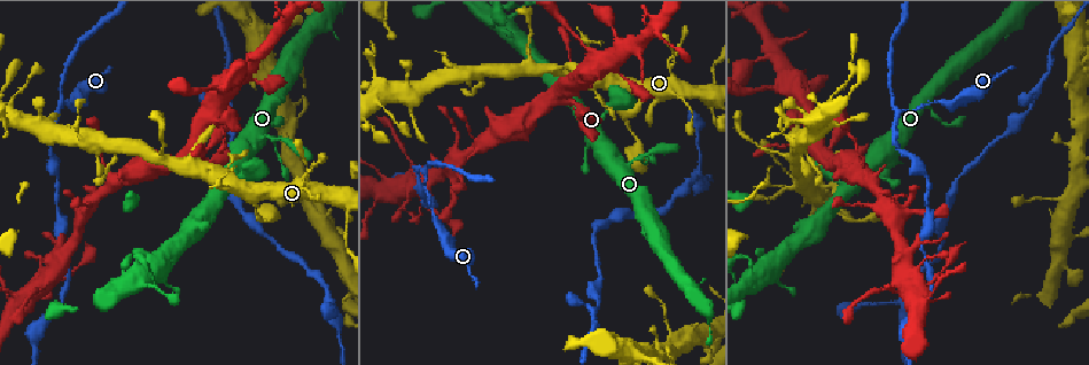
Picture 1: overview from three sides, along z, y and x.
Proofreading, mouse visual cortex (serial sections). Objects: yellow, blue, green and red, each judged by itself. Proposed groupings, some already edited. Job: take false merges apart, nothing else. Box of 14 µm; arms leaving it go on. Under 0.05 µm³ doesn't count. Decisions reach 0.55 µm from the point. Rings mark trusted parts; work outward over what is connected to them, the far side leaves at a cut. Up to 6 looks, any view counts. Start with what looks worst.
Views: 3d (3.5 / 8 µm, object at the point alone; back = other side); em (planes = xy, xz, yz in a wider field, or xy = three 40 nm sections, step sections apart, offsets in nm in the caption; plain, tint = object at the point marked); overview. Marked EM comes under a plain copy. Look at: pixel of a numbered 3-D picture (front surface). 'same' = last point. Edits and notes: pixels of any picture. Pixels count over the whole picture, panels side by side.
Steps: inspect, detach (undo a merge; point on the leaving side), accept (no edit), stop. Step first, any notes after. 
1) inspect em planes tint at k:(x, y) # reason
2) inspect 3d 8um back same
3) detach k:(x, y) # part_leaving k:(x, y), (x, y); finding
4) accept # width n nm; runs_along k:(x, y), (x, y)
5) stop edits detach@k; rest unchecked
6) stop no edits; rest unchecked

inspect em planes tint at 1:(901, 111) # three-way junction

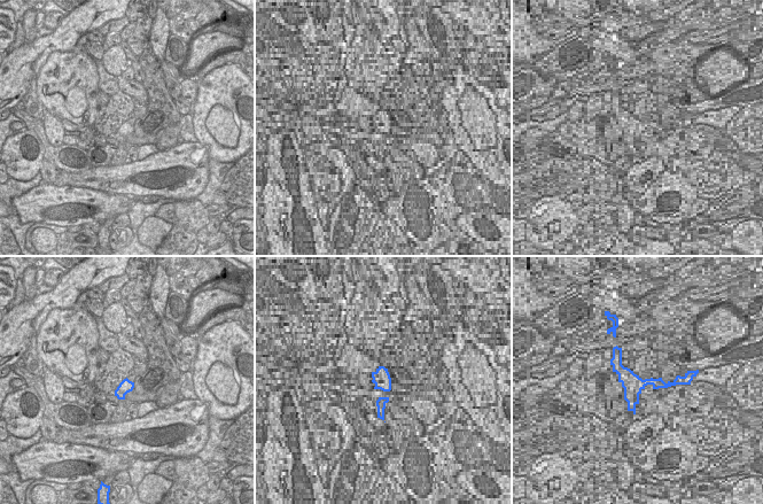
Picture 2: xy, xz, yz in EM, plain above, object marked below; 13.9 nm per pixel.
inspect 3d 3.5um same

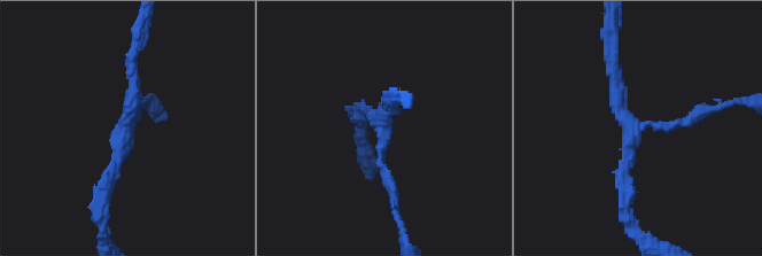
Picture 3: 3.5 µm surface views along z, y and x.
accept # arm_widths 150, 200, 200 nm; runs_along 3:(705, 113), (637, 126), (626, 194); one cell here

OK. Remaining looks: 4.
inspect 3d 3.5um back at 1:(879, 137) # a narrow waist

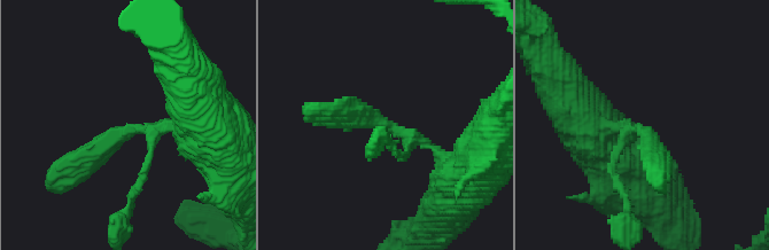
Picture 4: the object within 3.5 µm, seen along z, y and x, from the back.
inspect em xy step 5 tint at 4:(136, 129)

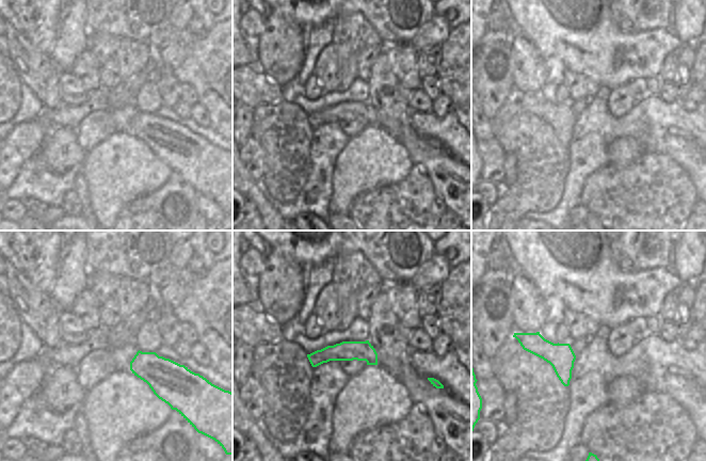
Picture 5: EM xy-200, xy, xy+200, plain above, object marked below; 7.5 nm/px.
accept # width 140 nm; runs_along 4:(468, 180), (429, 145), (327, 112); continuous, no second cell

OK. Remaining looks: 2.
inspect 3d 3.5um at 1:(309, 177) # calibre changes

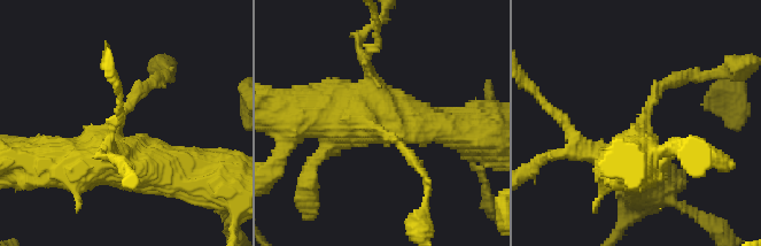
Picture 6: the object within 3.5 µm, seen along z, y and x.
inspect em xy step 3 tint at 6:(376, 131) # arm_widths 150, 600 nm

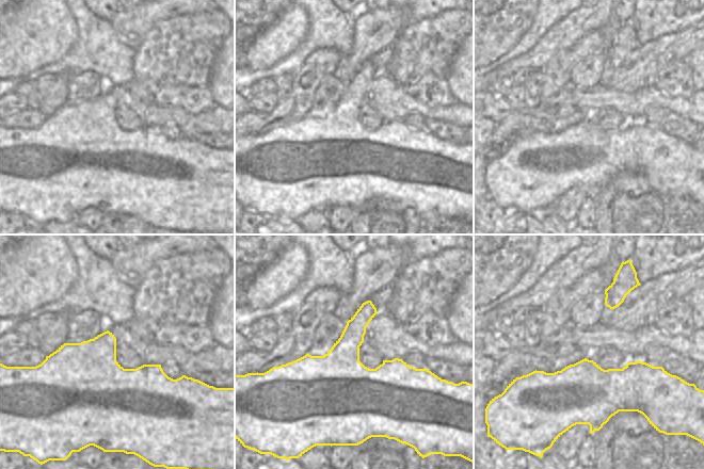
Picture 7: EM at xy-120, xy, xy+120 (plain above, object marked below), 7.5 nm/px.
accept # runs_along 6:(77, 168), (109, 147), (126, 105), (165, 77); all the same cell

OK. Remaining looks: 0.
stop no edits; rest unchecked

